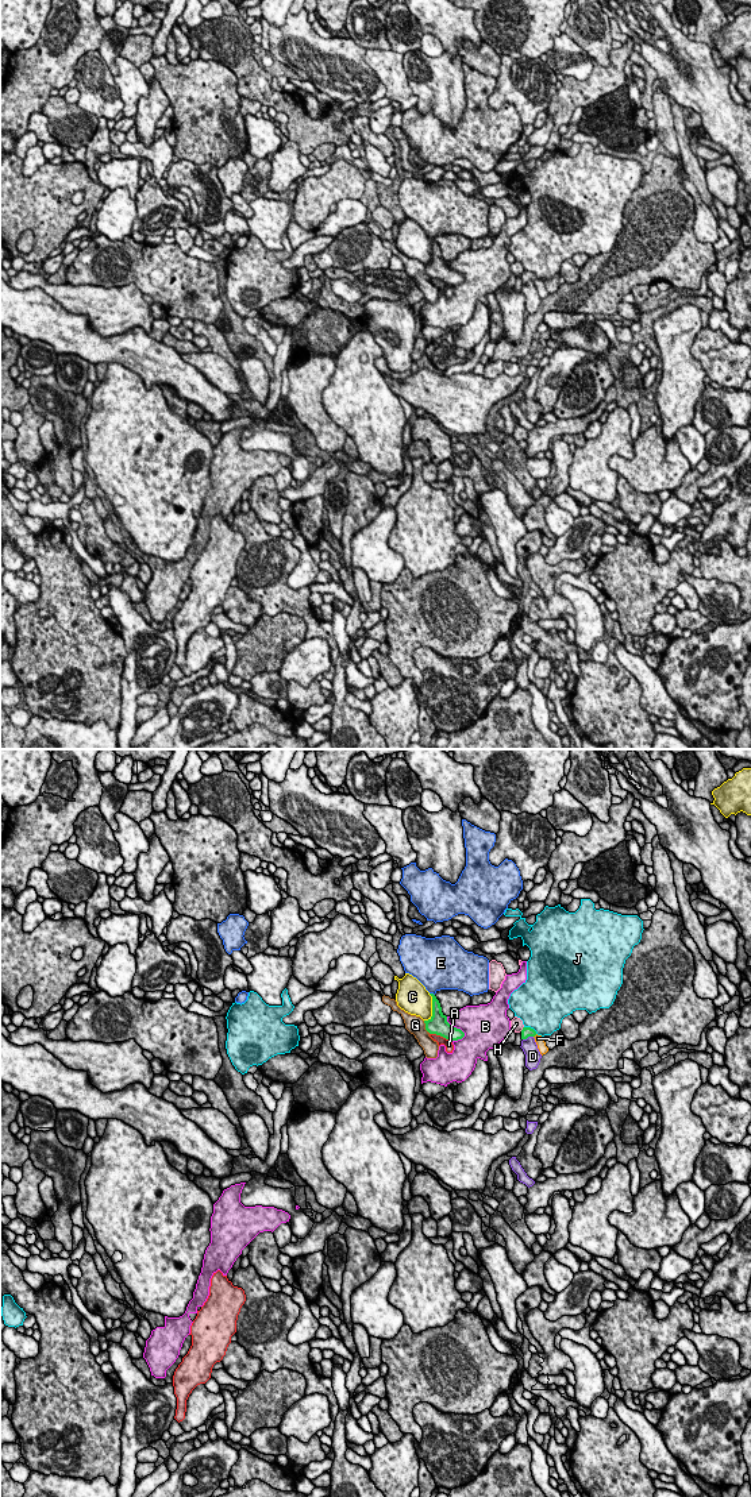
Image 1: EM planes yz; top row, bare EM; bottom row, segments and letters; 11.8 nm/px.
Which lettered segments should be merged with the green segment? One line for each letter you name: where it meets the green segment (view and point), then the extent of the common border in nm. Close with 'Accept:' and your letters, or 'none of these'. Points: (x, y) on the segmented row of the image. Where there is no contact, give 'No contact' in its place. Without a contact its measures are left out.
F: No contact
Accept: F

